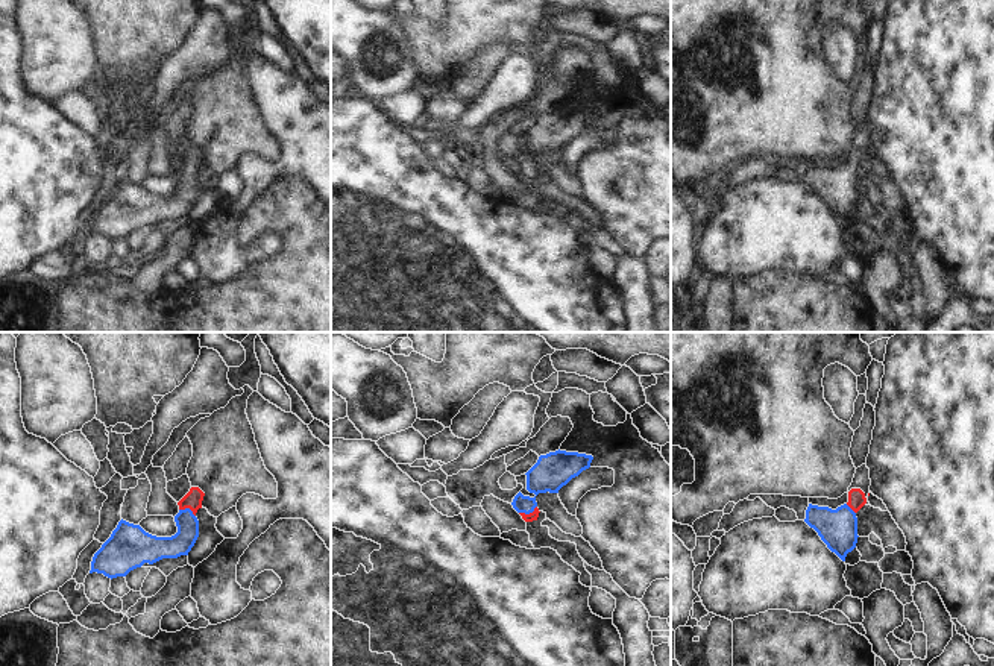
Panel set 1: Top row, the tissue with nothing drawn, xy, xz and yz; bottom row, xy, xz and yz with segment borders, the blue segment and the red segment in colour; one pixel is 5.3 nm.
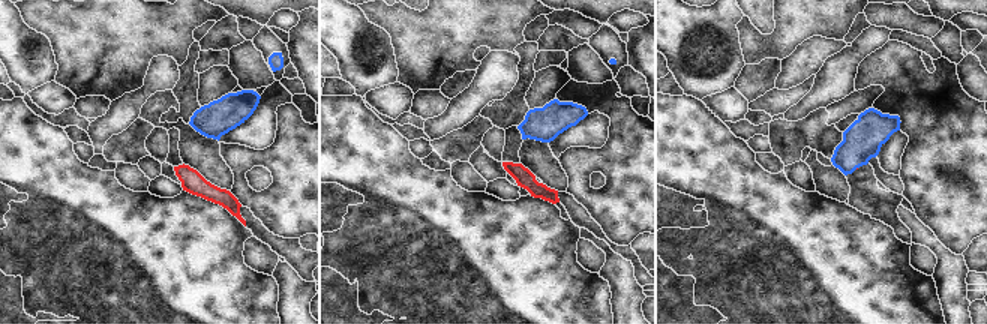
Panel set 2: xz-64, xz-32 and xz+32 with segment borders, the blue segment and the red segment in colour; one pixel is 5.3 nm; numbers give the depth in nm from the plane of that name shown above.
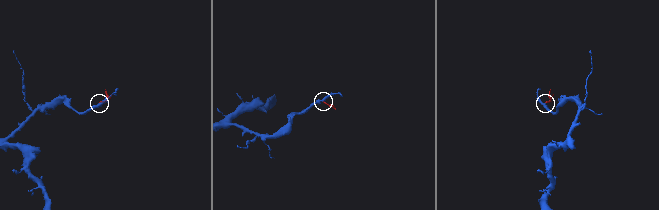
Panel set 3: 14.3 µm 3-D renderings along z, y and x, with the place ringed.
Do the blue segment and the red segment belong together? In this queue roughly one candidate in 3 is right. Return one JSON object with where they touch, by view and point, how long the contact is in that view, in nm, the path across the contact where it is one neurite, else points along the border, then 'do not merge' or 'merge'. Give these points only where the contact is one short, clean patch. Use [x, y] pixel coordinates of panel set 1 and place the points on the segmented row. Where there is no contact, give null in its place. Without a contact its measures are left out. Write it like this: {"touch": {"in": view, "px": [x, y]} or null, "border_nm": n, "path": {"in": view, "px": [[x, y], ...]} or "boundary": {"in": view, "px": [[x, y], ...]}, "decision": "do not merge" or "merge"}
{"touch": {"in": "xz", "px": [528, 513]}, "border_nm": 100, "path": {"in": "xz", "px": [[551, 472], [536, 487], [528, 513], [533, 516]]}, "decision": "merge"}

